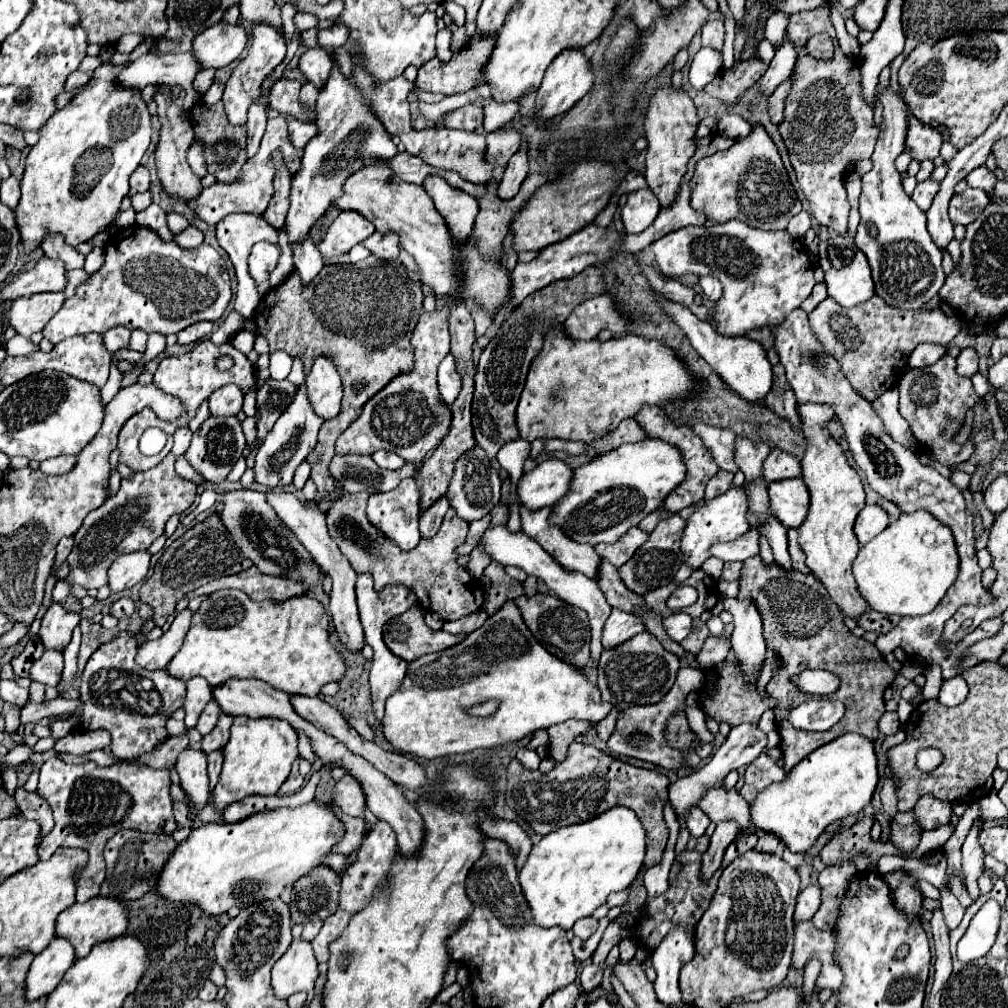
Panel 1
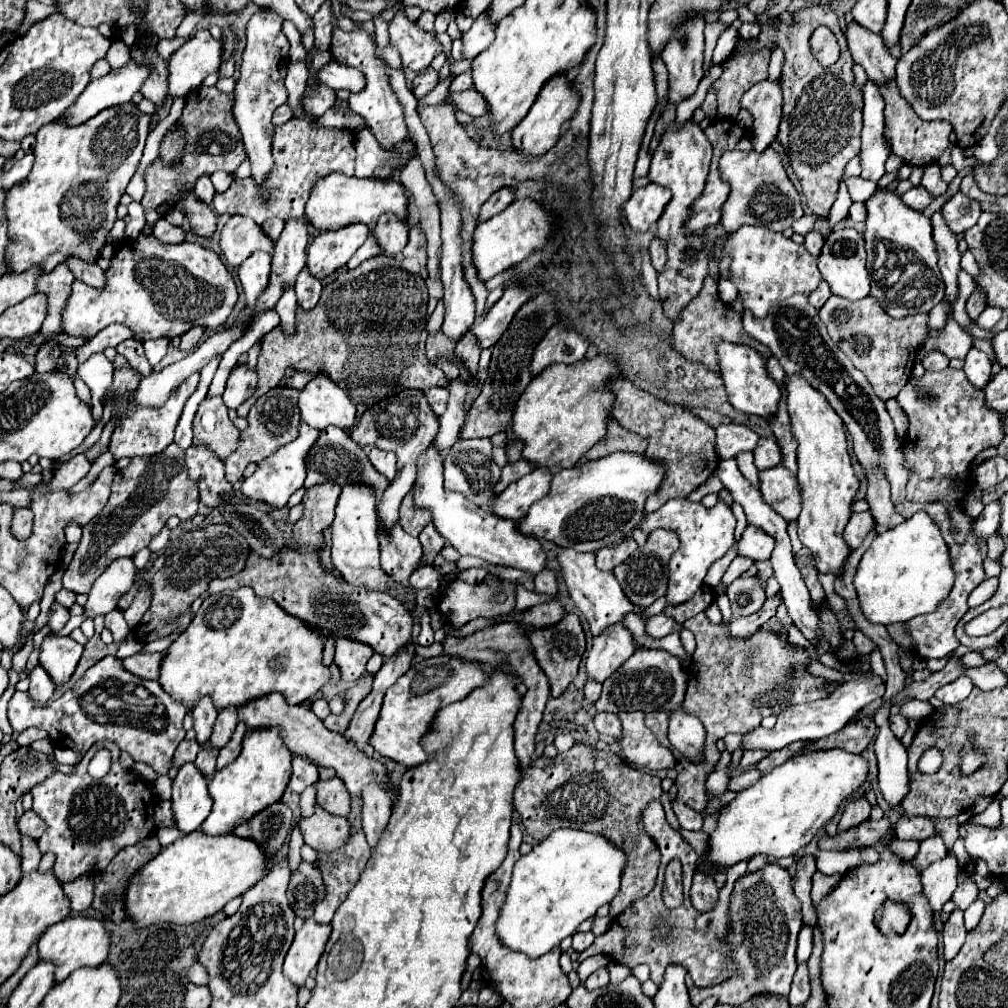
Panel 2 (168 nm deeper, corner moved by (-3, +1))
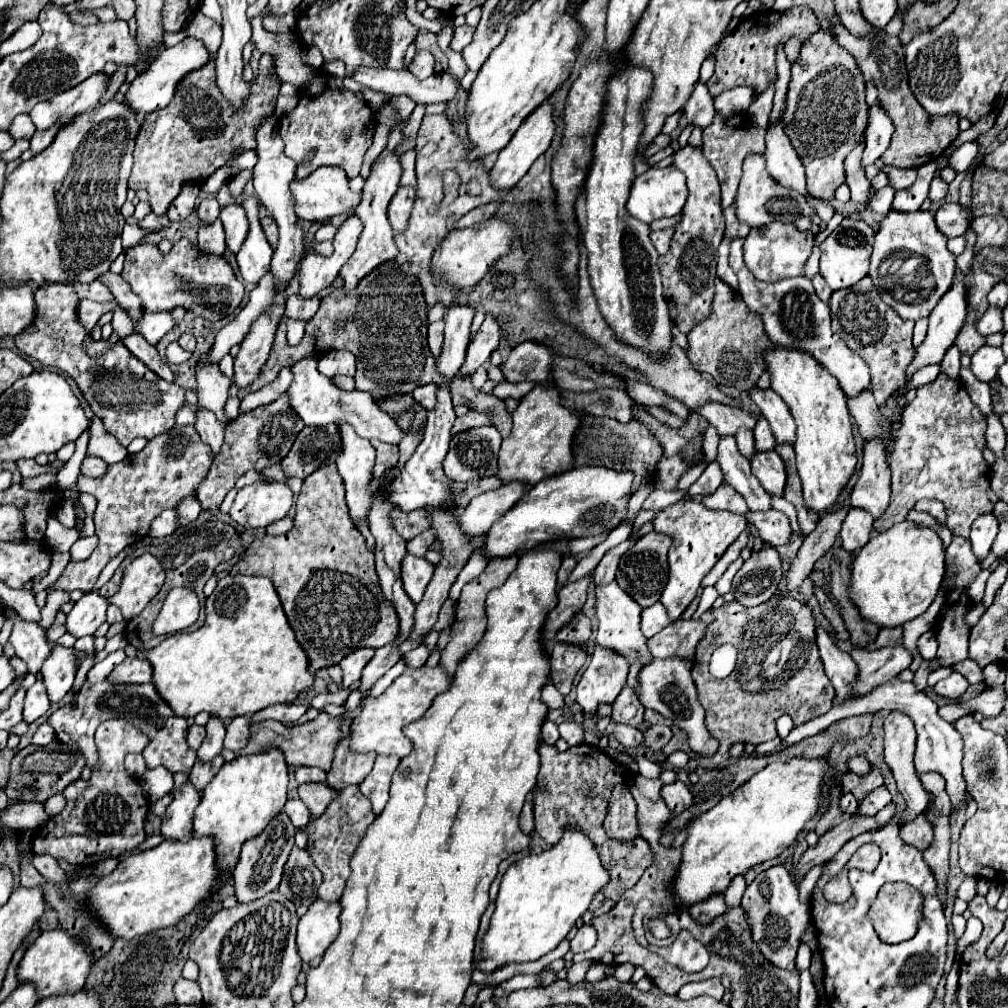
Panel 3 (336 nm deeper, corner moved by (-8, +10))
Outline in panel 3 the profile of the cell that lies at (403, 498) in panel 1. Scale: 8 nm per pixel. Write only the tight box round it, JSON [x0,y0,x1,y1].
[402,554,434,604]

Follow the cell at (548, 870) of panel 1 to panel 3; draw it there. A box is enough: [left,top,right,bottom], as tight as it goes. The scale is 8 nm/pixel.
[476,830,608,972]

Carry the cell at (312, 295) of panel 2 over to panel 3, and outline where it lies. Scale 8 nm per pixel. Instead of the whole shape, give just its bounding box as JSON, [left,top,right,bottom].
[286,296,320,322]

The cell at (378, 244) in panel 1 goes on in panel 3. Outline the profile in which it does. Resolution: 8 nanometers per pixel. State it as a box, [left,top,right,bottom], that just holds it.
[388,186,416,232]

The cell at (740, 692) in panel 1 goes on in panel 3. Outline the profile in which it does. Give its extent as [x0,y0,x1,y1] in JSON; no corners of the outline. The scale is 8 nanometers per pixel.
[662,594,834,764]

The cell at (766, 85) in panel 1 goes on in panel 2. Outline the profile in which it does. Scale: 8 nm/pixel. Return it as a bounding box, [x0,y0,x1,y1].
[741,79,781,152]

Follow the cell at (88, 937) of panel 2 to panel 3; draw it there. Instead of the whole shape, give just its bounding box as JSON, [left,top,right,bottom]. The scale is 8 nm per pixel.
[18,930,92,1000]

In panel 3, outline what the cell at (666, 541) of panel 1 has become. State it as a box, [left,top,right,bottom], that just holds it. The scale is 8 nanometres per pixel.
[616,532,670,608]

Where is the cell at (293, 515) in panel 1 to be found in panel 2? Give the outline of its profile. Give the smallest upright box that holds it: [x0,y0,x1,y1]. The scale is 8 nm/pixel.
[335,637,373,681]

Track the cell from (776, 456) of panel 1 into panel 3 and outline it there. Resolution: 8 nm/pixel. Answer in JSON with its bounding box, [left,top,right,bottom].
[754,418,776,452]

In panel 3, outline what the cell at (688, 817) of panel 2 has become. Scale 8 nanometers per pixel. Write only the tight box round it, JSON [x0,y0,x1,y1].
[660,780,690,814]

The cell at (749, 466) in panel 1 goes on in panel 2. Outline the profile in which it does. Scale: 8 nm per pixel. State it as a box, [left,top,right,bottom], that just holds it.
[715,423,759,459]

